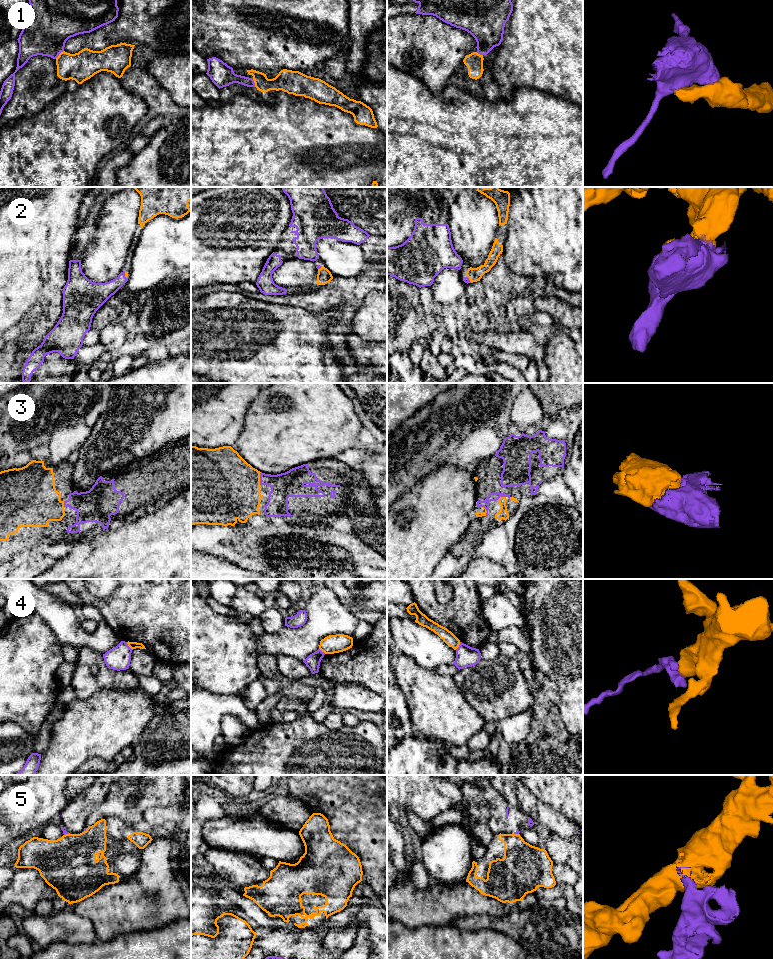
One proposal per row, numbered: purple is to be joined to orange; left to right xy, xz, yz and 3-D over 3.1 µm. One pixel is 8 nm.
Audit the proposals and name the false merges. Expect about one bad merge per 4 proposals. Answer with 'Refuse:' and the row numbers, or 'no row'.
Refuse: 4, 5

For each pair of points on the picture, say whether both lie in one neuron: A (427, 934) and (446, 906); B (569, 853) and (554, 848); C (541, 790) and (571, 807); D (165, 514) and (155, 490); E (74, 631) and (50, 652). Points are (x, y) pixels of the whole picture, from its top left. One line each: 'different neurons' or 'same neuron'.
A: different neurons
B: same neuron
C: same neuron
D: different neurons
E: different neurons

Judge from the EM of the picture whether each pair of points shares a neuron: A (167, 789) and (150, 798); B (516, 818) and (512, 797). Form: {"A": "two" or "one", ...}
{"A": "one", "B": "two"}

